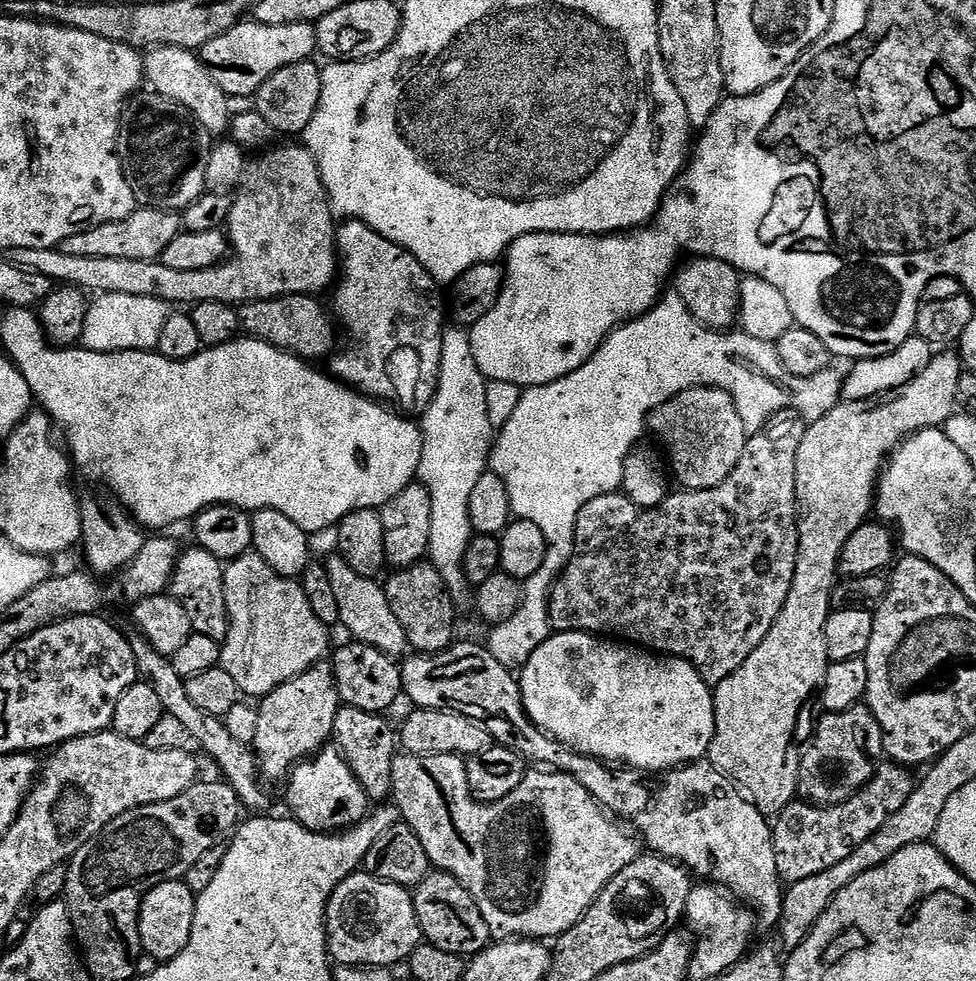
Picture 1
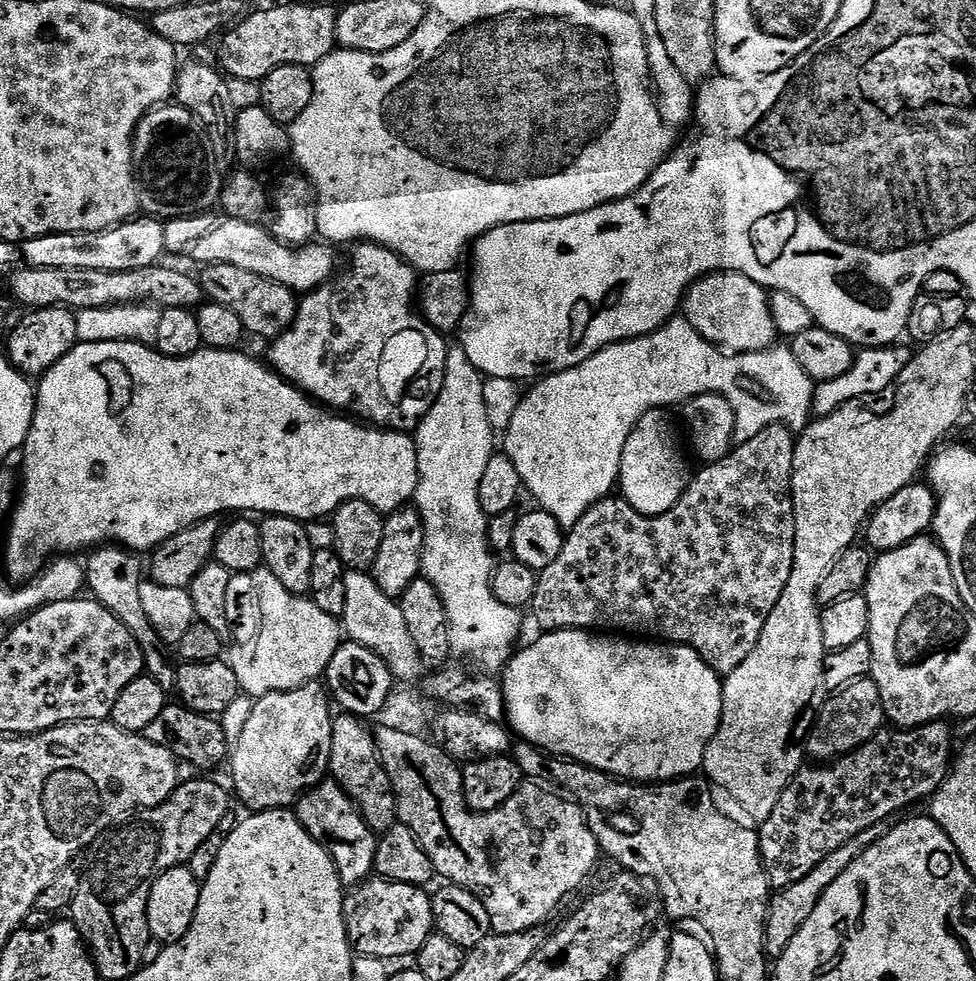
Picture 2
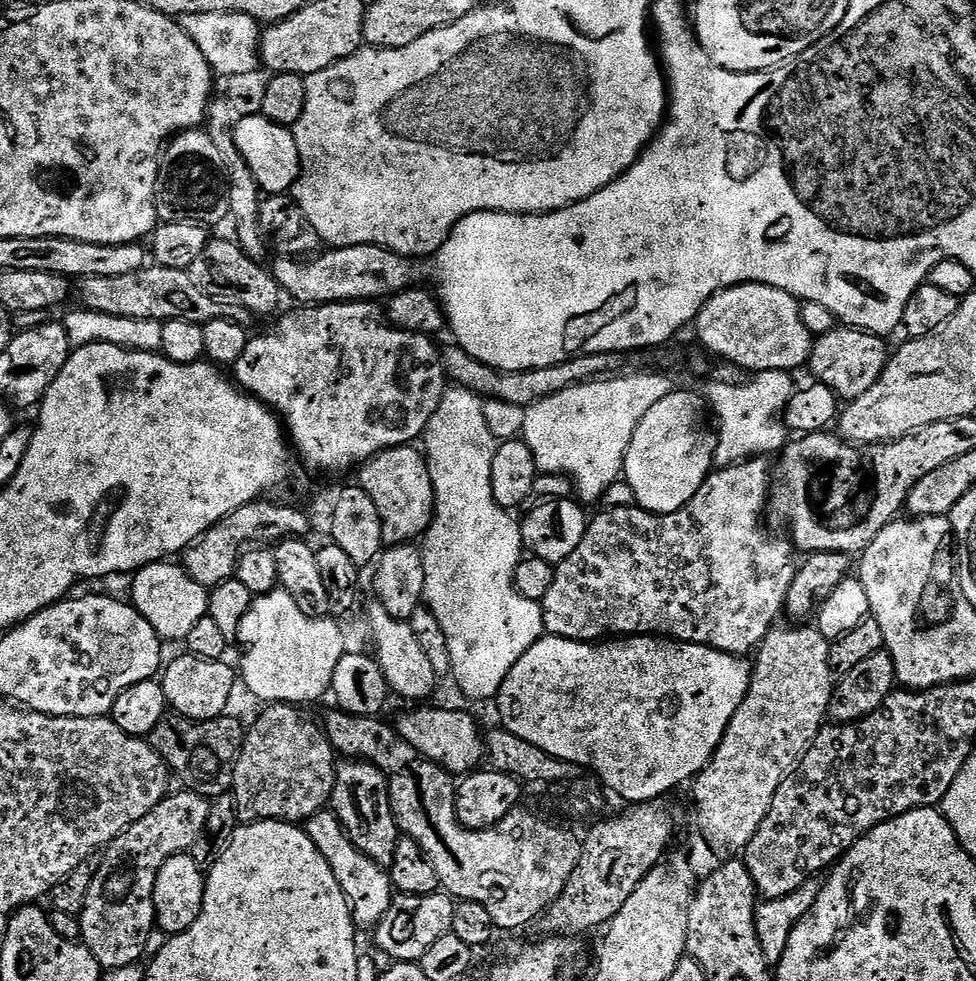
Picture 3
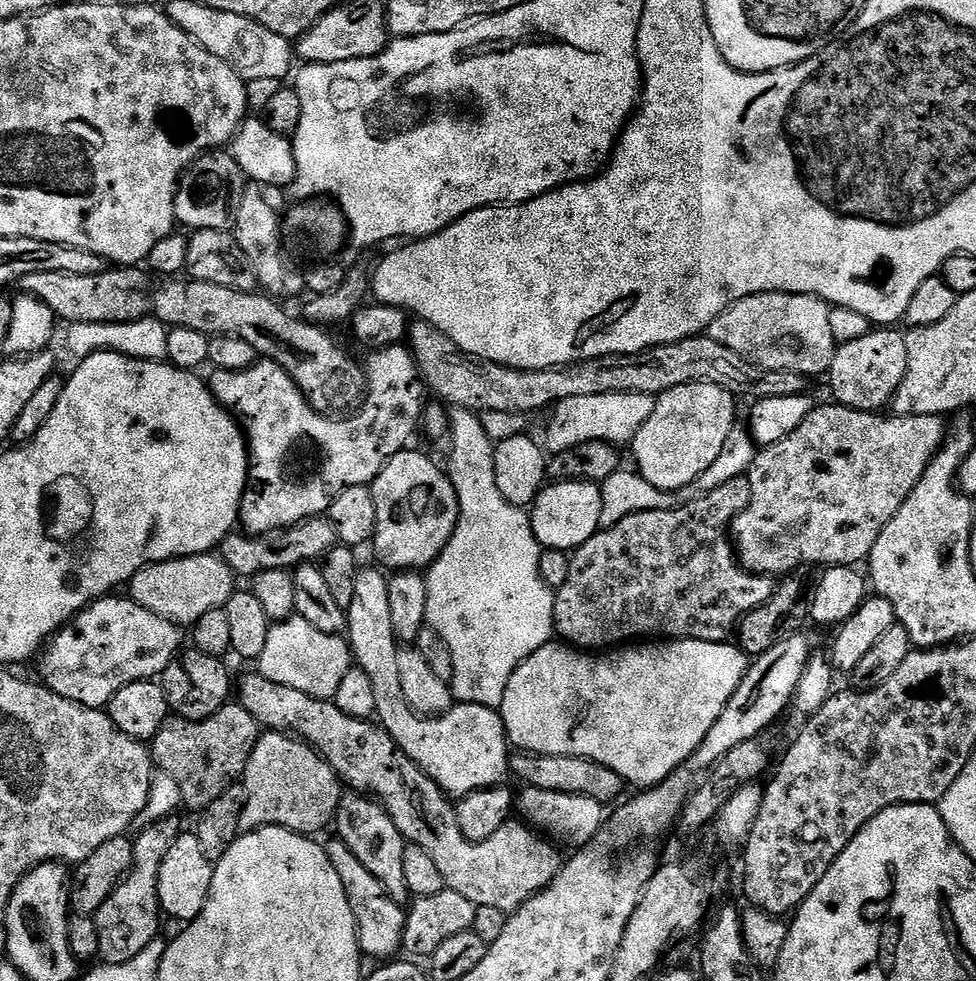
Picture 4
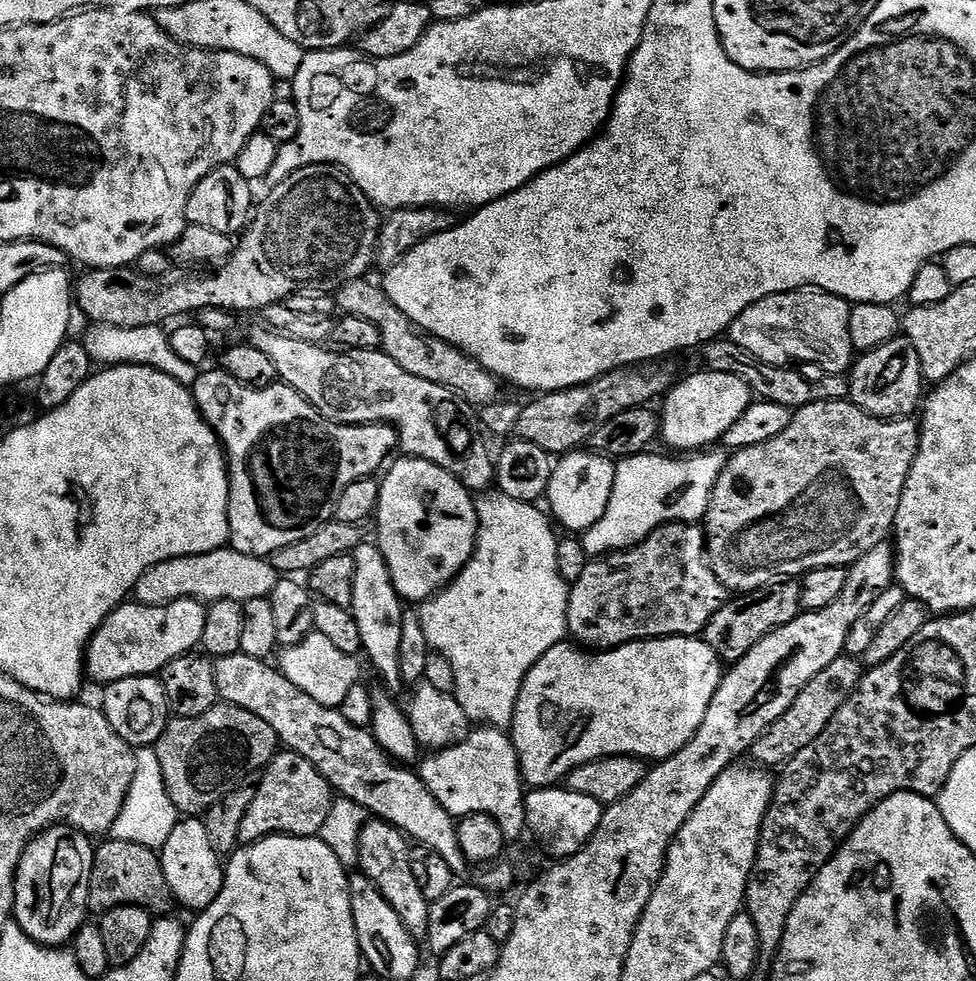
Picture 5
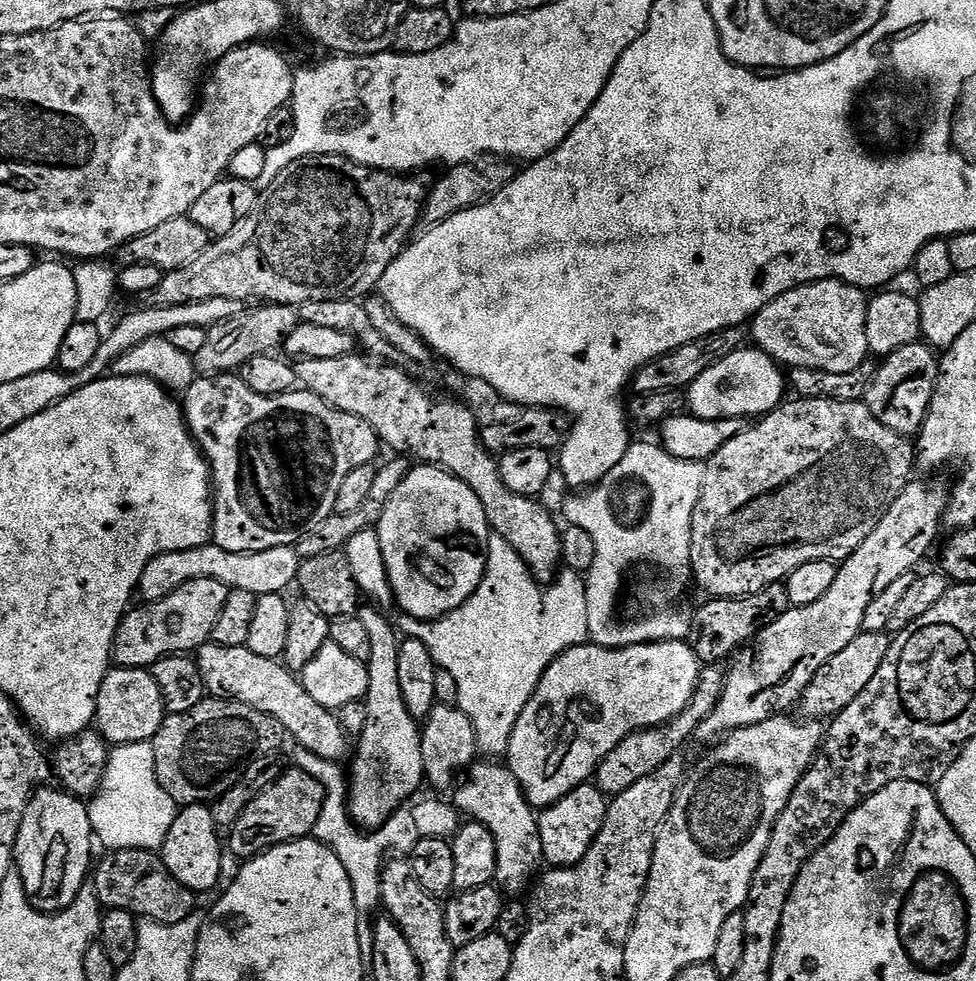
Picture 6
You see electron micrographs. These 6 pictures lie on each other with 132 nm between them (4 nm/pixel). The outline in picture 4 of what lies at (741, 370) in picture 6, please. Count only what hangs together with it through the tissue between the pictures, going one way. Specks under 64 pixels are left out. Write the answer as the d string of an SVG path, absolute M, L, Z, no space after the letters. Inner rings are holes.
M687 384L674 386L674 390L661 392L655 397L650 418L646 418L641 428L635 429L630 441L632 456L636 459L635 471L662 492L679 493L680 488L688 488L691 484L693 487L701 474L714 466L714 458L725 452L726 445L737 427L736 400L728 390L722 384Z

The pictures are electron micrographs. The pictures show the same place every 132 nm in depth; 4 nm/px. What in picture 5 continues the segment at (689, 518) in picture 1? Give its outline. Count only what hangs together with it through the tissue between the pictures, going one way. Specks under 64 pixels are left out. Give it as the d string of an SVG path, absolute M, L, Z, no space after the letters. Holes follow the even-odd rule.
M699 523L663 524L640 544L589 559L582 578L571 581L568 630L577 645L607 650L663 636L699 637L730 598L708 563L706 533Z

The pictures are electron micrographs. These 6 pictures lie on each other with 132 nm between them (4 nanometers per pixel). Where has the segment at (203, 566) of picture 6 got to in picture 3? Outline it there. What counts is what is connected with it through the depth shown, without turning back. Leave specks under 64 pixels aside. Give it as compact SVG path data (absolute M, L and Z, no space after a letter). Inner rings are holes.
M161 562L148 564L131 577L132 596L130 603L137 608L154 626L154 630L160 636L161 641L168 640L187 641L190 630L194 630L194 622L202 622L202 618L208 615L209 589L203 587L190 578L188 571L176 562Z

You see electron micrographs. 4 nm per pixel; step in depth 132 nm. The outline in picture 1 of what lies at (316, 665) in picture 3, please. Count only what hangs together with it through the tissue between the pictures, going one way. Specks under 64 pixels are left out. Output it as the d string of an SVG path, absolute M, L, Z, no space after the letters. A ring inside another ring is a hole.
M249 554L240 556L225 567L224 589L228 607L228 637L222 641L220 663L228 671L230 678L238 682L245 697L268 696L278 686L290 682L298 674L310 670L325 659L329 625L323 624L318 614L310 610L310 602L306 602L303 587L296 580L288 580L278 575L274 570L270 570L270 566L266 566L266 562L262 562L260 556Z

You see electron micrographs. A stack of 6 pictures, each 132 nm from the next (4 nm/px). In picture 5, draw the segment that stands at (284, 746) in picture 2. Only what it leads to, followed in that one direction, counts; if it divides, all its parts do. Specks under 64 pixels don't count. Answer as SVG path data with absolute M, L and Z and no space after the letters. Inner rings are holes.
M280 750L260 778L260 784L255 785L254 802L250 802L246 818L242 818L241 845L253 844L256 840L277 834L316 836L320 833L322 822L326 822L326 814L330 814L332 809L334 789L311 762L297 752Z

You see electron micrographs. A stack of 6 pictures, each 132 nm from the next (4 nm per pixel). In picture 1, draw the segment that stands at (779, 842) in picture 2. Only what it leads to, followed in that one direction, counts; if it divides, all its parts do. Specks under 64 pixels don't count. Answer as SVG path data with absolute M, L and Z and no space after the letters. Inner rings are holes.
M884 762L856 795L840 804L785 804L775 817L772 830L774 862L778 866L781 881L793 884L802 878L822 874L822 870L830 870L830 866L842 862L842 858L850 858L852 851L866 842L870 834L878 831L890 814L898 814L898 810L902 810L914 787L914 779L908 772L911 771L907 767L895 762Z

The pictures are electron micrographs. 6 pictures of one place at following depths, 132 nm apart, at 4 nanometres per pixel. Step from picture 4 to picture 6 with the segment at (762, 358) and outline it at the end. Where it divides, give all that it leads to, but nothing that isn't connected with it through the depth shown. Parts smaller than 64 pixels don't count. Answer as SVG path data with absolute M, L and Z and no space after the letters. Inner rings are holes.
M816 280L812 284L803 284L794 290L790 290L786 294L782 294L778 298L774 298L774 302L770 302L761 312L757 312L750 321L750 336L754 339L755 347L760 351L765 352L766 355L773 358L779 357L780 347L784 344L784 339L787 338L788 332L792 335L792 340L798 347L804 351L807 367L817 368L818 370L826 370L830 374L850 374L850 370L858 370L858 366L862 366L869 359L870 353L868 350L868 343L866 342L866 310L868 309L869 297L866 295L865 289L855 288L852 284L847 284L841 280Z

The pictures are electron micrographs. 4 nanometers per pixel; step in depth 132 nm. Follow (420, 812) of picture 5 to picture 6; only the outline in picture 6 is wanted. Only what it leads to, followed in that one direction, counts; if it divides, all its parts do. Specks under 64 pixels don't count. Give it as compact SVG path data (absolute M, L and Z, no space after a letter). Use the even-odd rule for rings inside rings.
M209 642L203 644L195 653L194 663L196 669L200 671L200 683L204 685L209 697L222 700L237 700L254 710L270 714L270 718L282 722L285 733L291 739L293 736L297 740L295 743L299 747L318 754L318 758L326 758L337 762L343 761L343 756L348 752L350 736L340 725L339 715L333 709L324 708L318 702L314 702L314 698L310 698L310 694L305 690L303 683L293 673L289 672L280 660L262 658L258 654L254 654L246 646L232 648L229 644Z

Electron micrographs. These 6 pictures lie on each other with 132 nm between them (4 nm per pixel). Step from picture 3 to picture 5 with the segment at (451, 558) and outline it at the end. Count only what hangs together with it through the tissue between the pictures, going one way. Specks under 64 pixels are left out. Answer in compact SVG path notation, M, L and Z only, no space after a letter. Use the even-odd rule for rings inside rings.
M484 494L476 500L480 529L471 562L437 596L423 601L418 611L422 630L426 630L429 649L444 656L453 668L456 679L454 695L469 721L504 730L514 718L518 694L526 674L539 662L542 654L546 654L546 650L565 643L569 635L570 584L560 577L560 540L549 513L539 512L535 503L526 500L515 500L503 494L492 495Z

